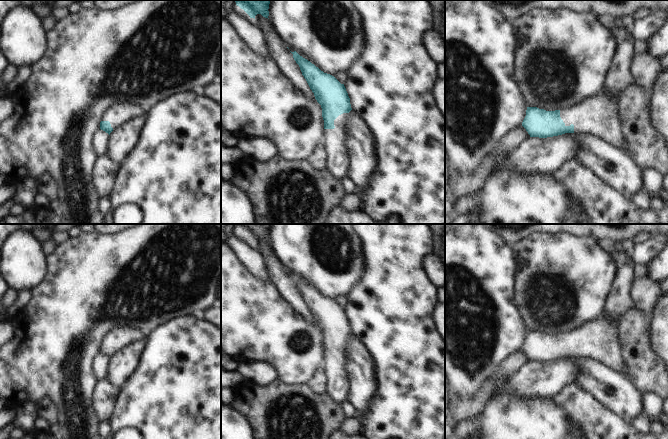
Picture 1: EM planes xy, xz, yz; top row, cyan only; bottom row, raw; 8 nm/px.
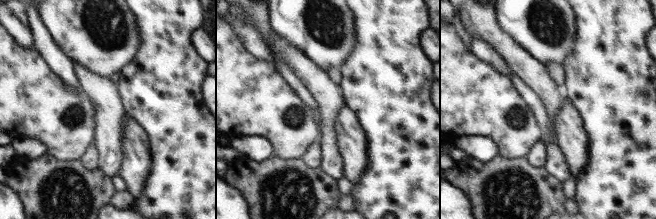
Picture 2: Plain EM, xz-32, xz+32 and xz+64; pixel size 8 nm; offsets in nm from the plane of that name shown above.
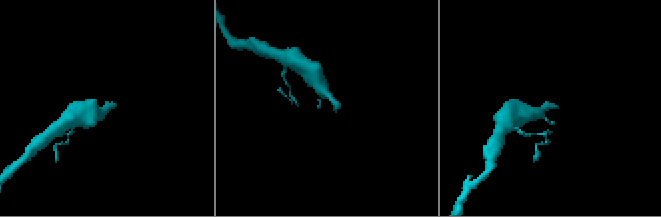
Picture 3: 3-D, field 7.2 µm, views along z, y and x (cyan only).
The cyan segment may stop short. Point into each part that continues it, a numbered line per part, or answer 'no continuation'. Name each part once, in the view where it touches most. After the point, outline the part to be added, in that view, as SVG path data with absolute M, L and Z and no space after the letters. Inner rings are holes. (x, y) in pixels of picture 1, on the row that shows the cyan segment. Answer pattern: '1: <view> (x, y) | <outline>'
1: xz (337, 163) | M343 113L334 120L334 129L324 129L324 143L327 160L326 169L337 179L347 177L350 165L346 148L346 130L349 113Z

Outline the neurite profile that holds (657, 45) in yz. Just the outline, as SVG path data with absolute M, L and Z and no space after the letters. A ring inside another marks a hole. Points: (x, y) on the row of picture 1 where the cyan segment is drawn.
M668 20L647 41L648 54L662 59L668 54Z

